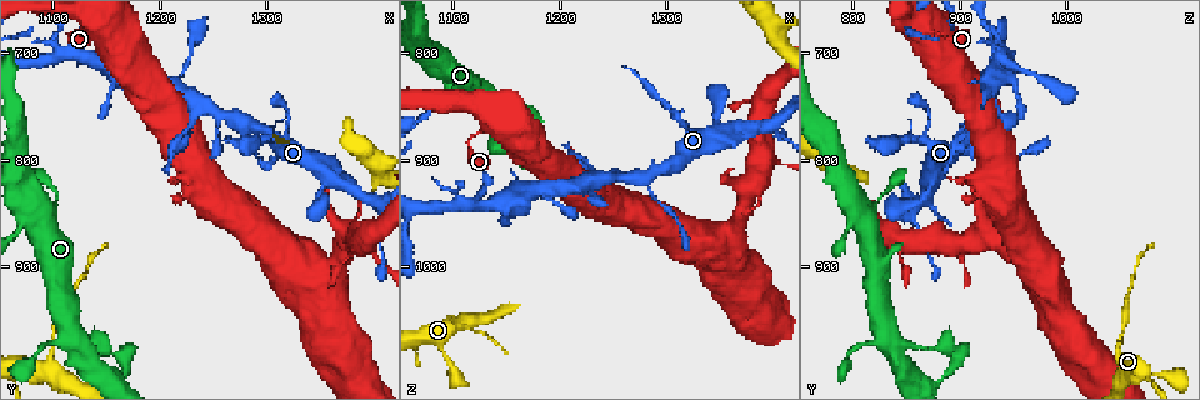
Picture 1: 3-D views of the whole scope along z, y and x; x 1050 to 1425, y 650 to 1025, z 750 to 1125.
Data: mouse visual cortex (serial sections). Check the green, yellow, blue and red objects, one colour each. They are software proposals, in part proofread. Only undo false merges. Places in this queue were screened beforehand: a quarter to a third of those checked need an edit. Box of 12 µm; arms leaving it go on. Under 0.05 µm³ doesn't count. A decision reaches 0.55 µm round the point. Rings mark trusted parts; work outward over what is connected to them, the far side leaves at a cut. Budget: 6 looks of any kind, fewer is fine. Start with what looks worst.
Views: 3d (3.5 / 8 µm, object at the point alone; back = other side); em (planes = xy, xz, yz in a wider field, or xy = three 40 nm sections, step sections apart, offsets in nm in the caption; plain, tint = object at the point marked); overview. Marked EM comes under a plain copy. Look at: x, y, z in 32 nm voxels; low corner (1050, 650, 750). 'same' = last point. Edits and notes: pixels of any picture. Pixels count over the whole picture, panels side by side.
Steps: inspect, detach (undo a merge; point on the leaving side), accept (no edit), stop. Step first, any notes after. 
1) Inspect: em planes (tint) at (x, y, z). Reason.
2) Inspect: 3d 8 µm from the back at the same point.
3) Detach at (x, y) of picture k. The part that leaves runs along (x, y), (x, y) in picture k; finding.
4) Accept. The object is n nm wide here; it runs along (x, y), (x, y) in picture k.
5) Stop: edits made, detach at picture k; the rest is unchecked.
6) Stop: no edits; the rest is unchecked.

Inspect: 3d 3.5 µm at (1100, 962, 1052).

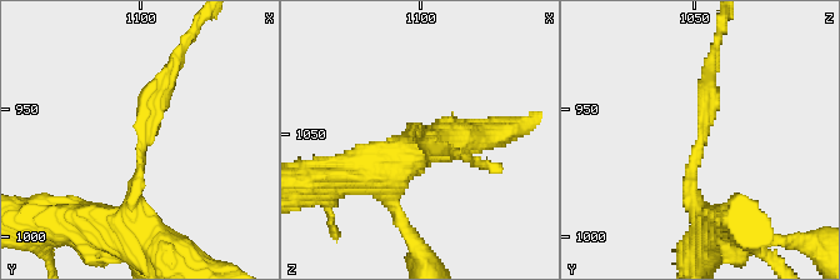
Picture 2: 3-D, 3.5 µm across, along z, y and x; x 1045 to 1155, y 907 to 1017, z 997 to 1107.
Detach at (149, 136) of picture 2. The part that leaves runs along (140, 176), (140, 126), (168, 73) in picture 2; two cells meet here.

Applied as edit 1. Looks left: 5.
Inspect: 3d 3.5 µm at (1278, 764, 916). Branch point.

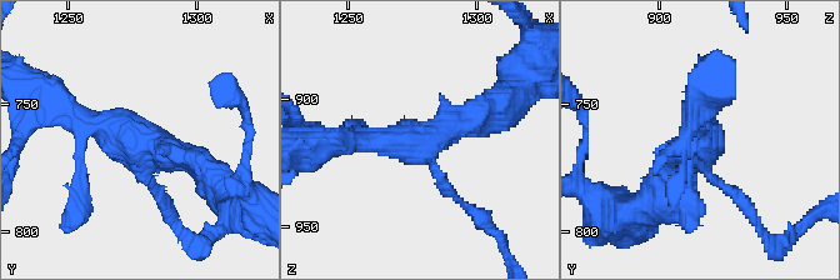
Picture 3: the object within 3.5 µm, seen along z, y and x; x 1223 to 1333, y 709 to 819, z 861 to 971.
Inspect: em xy step 5 (tint) at (1280, 765, 918). 3 arms meet here; the arms are 150, 300, 300 nm wide.

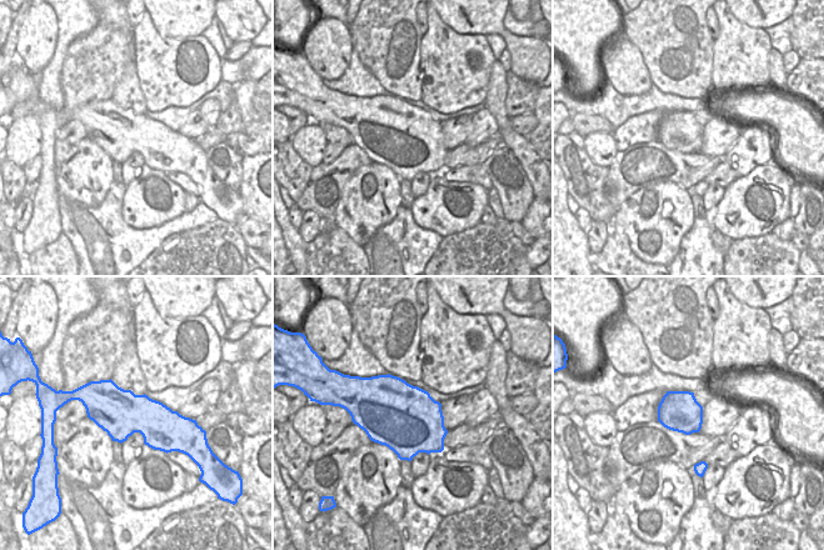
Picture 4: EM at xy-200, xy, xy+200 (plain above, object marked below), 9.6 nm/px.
Inspect: em xy step 3 (tint) at the same point. Cut it another way.

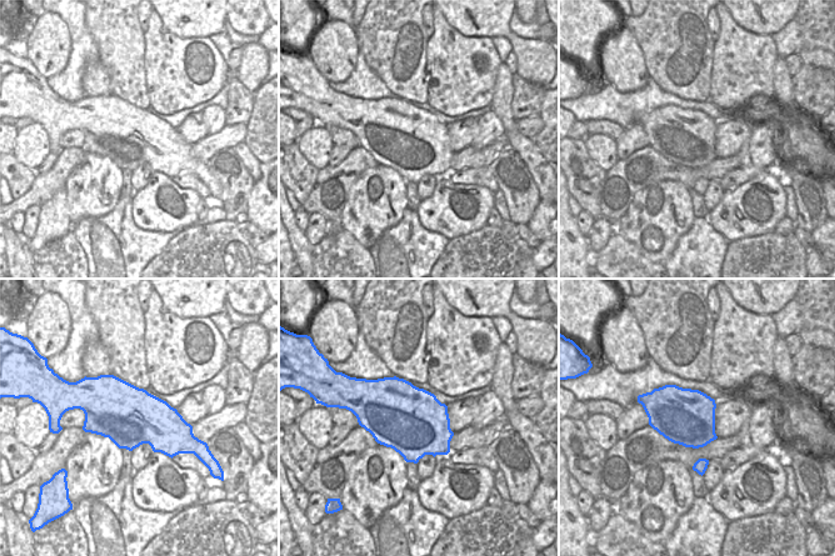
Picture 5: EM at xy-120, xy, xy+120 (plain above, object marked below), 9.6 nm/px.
Accept. The object is 650 nm wide here; it runs along (210, 173), (69, 110) in picture 3; one cell here.

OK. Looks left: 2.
Stop: edits made, detach at picture 2; the rest is unchecked.

